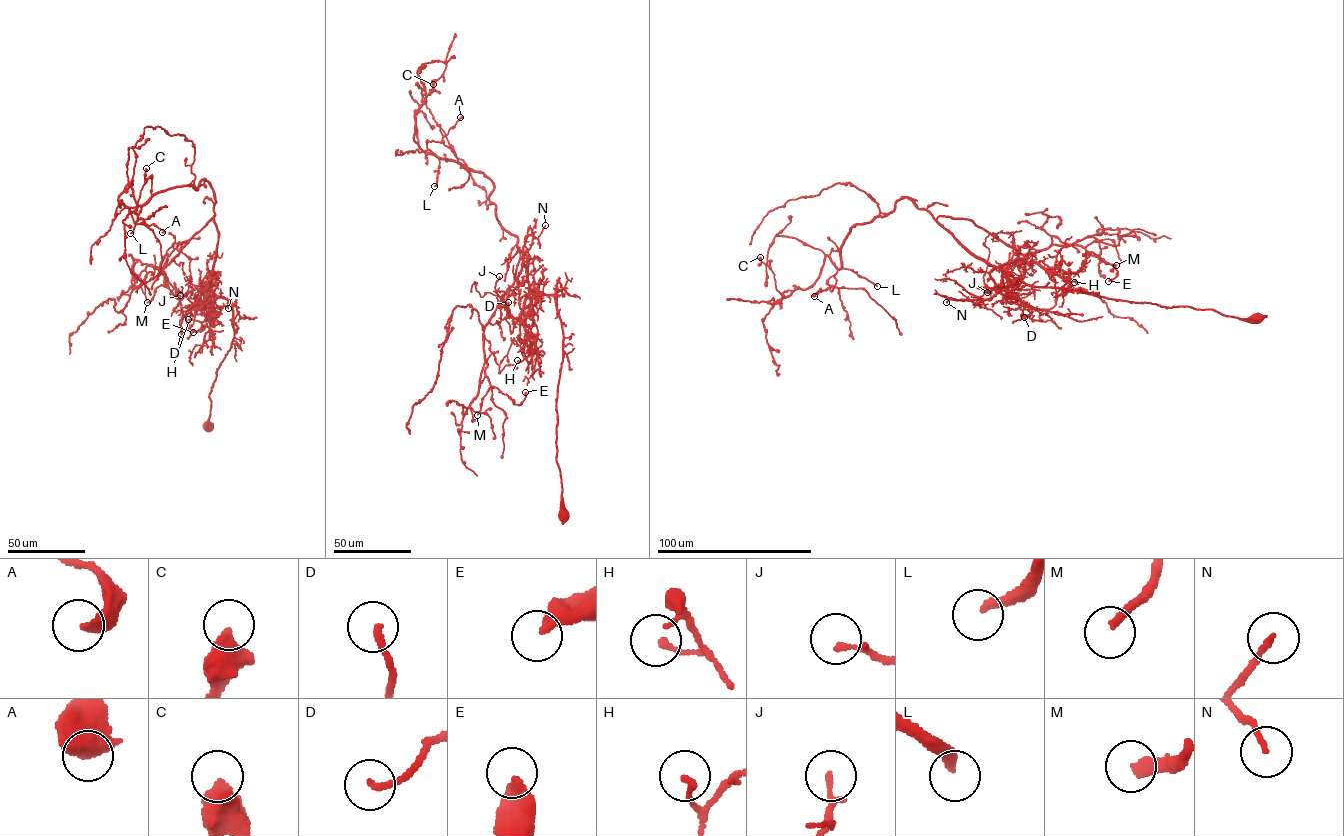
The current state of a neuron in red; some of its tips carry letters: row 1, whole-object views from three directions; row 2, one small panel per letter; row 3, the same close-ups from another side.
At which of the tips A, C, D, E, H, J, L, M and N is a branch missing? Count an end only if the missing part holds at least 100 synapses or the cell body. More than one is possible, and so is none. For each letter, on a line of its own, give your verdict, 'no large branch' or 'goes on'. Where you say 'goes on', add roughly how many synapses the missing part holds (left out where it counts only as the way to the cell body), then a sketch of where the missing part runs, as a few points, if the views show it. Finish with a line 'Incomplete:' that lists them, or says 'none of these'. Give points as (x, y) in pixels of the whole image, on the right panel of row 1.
A: no large branch
C: no large branch
D: no large branch
E: no large branch
H: no large branch
J: no large branch
L: goes on; about 120 synapses; missing branch runs (877, 286), (876, 293), (884, 308), (835, 339), (835, 380), (847, 386)
M: no large branch
N: no large branch
Incomplete: L

